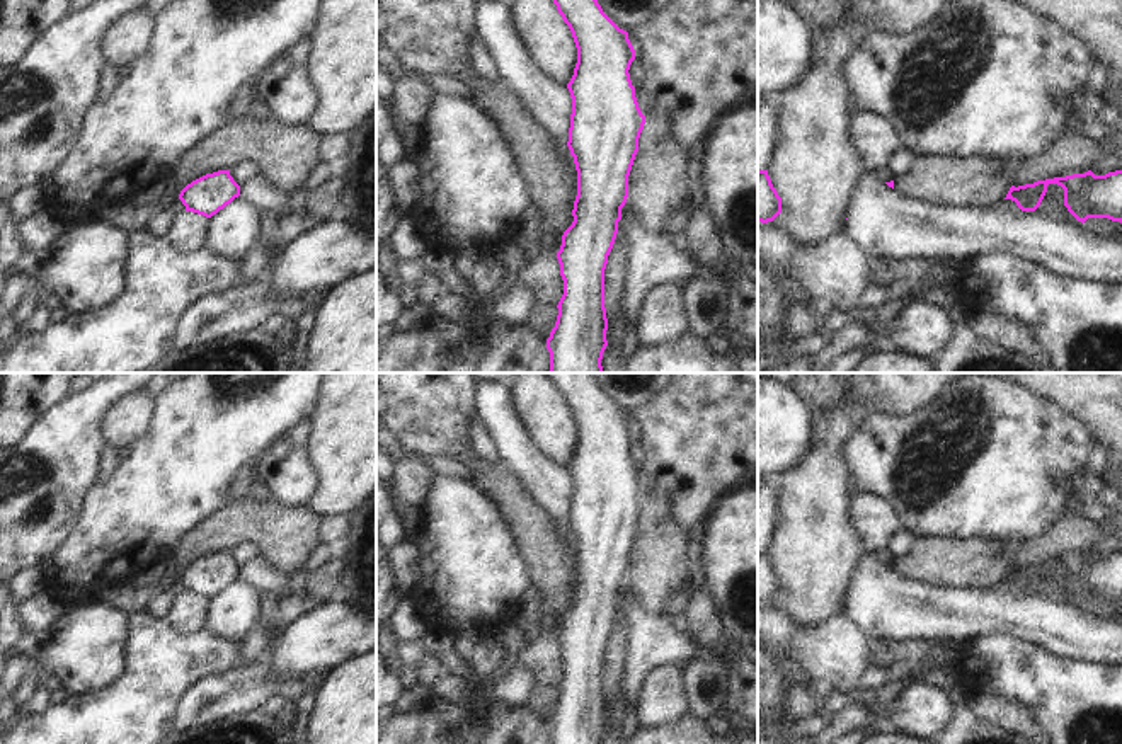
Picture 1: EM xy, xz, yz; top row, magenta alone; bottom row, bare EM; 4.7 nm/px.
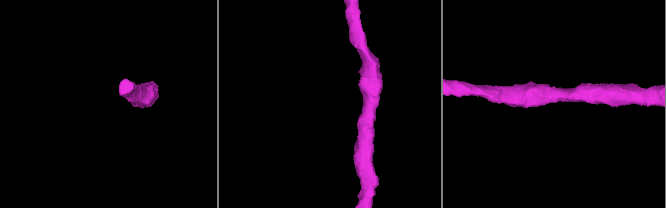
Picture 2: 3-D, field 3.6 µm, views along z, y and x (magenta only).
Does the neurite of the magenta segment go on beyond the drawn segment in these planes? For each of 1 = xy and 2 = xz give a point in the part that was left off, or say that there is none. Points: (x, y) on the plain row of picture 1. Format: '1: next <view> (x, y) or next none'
1: next none
2: next none

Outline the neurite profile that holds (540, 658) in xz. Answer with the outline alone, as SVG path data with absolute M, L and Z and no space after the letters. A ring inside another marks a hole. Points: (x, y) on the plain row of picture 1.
M541 632L526 644L519 654L519 664L533 676L536 684L557 688L564 676L564 661L555 632Z

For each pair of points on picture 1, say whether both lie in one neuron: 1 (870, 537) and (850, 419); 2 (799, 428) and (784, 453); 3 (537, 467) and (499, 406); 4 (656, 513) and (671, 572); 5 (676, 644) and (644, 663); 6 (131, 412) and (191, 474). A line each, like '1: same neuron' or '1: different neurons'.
1: different neurons
2: same neuron
3: same neuron
4: same neuron
5: same neuron
6: different neurons

